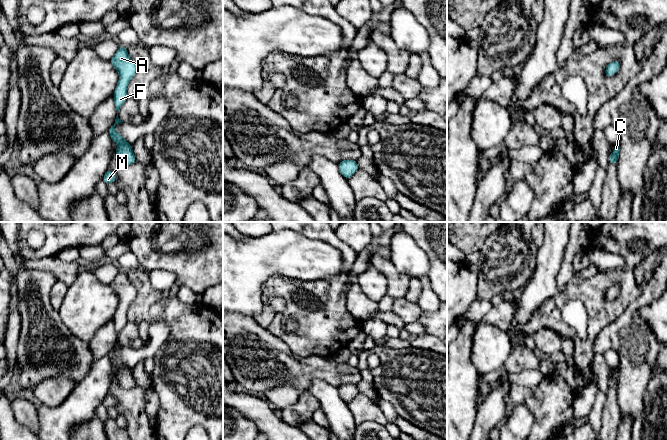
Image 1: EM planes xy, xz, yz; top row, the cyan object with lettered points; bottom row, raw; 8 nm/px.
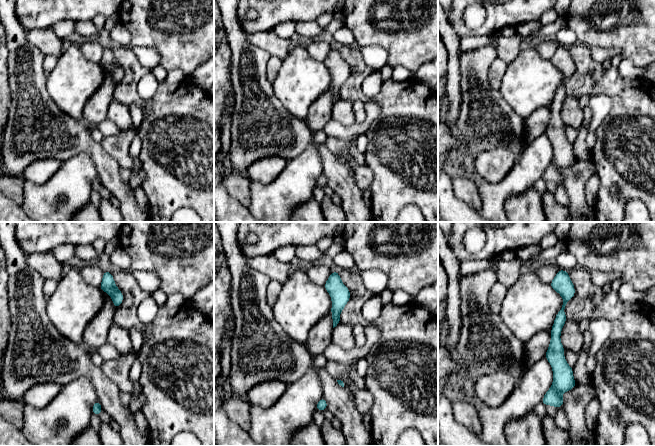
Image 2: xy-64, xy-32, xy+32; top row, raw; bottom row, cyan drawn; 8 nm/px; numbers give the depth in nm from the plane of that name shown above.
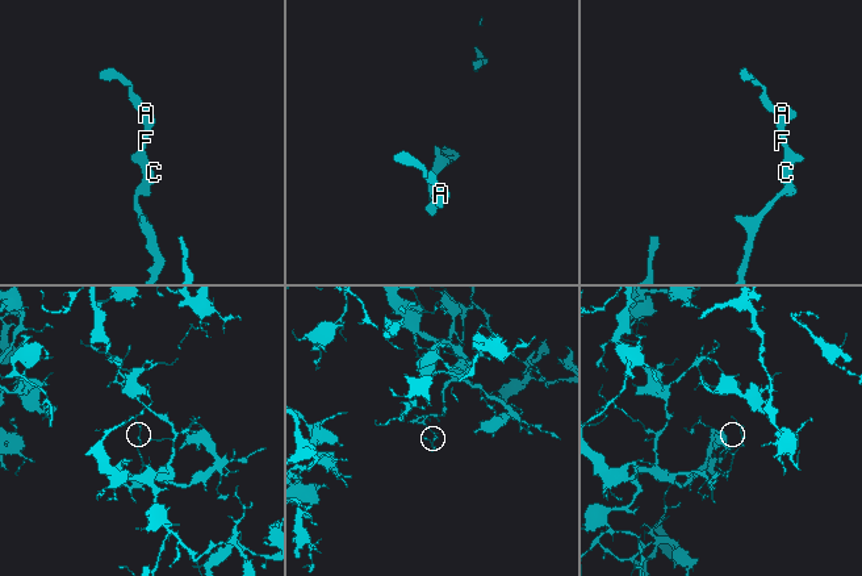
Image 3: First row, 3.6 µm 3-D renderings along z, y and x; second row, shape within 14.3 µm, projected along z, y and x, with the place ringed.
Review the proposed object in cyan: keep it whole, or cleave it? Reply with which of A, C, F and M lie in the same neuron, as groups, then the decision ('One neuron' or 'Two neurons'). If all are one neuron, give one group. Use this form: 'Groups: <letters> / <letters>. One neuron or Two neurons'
Groups: A C F M. One neuron

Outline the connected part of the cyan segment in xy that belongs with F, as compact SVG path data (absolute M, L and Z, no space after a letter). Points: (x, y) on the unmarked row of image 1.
M120 269L119 273L111 282L110 286L118 295L119 305L113 319L117 340L107 356L110 358L112 366L116 366L118 368L118 372L115 374L115 376L121 387L124 389L131 389L137 386L132 374L132 369L116 356L115 350L118 347L123 346L118 342L118 335L128 322L126 313L129 305L136 298L136 289L130 282L127 272L122 269Z

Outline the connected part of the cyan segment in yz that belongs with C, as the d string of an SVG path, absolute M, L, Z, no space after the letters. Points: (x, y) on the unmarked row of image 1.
M616 367L614 371L614 375L609 379L609 382L608 382L609 387L617 389L618 382L619 382L619 373L620 373L620 370L618 367Z

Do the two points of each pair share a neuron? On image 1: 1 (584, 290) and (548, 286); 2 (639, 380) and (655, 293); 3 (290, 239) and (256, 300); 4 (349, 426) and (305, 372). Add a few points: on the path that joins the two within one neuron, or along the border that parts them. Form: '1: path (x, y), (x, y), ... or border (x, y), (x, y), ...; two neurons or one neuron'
1: border (557, 290), (540, 306); two neurons
2: path (635, 357), (633, 311); one neuron
3: path (275, 254), (255, 274), (255, 285); one neuron
4: border (335, 387), (322, 380), (314, 379), (307, 389); two neurons

